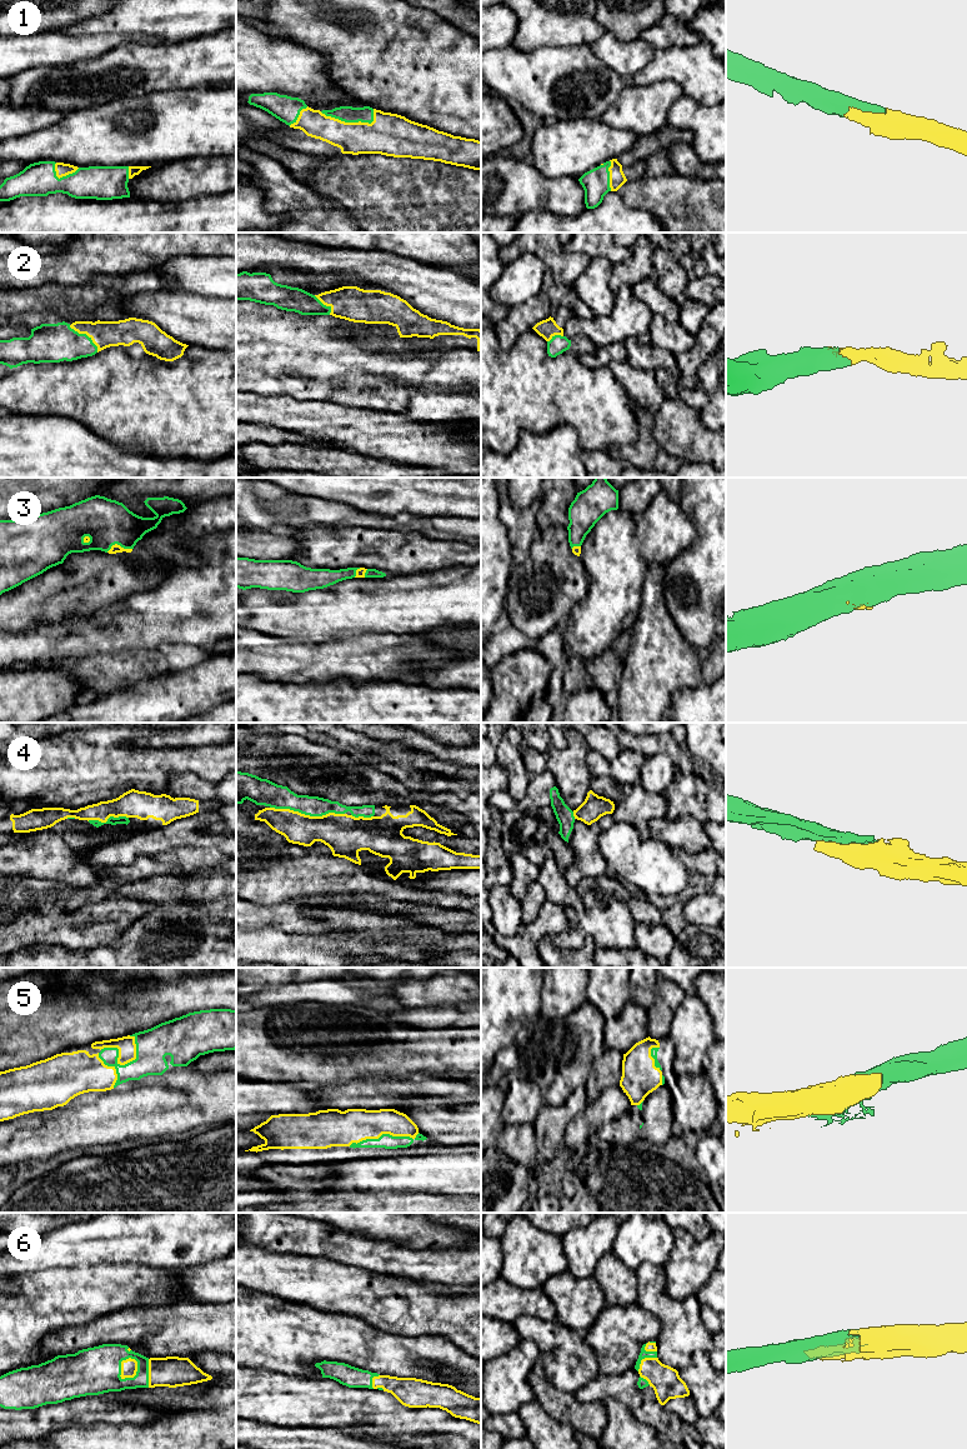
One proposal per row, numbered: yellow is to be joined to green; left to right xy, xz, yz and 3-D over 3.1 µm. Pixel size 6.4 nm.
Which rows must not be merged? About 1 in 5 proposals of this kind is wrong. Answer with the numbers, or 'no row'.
no row

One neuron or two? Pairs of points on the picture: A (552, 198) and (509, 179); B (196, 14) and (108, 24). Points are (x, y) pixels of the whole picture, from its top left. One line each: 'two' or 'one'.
A: one
B: one

